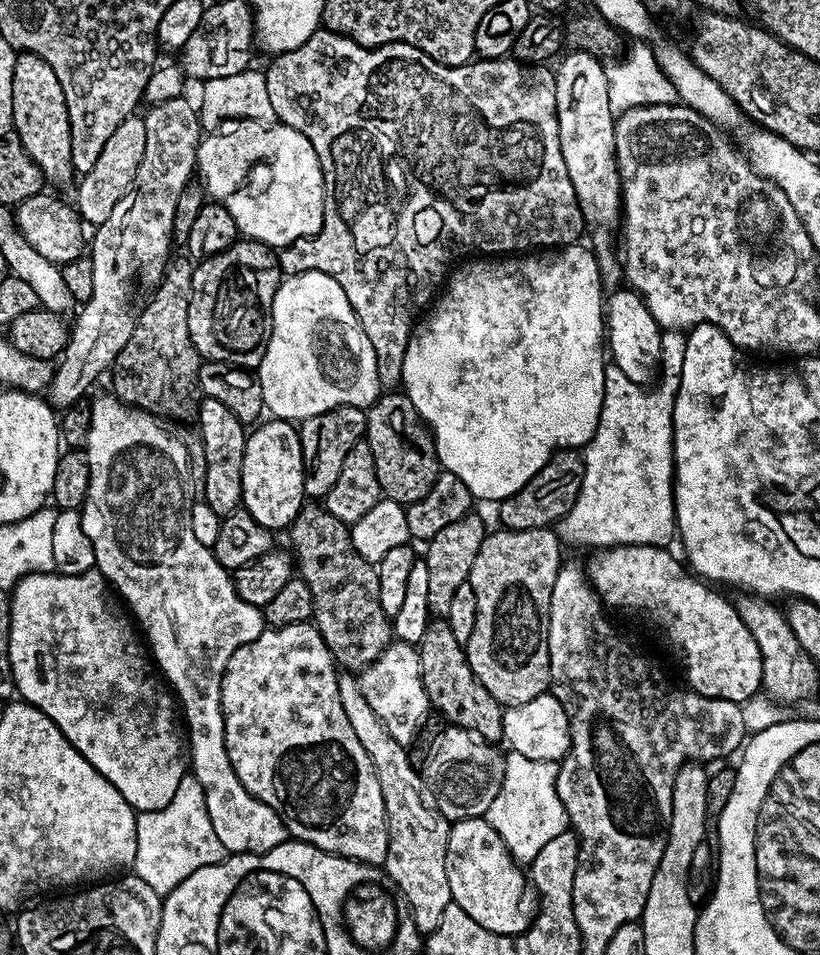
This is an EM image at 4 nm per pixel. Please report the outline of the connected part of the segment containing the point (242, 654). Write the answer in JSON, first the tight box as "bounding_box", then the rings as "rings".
{"bounding_box":[222,623,388,866],"rings":[[[315,623],[266,630],[230,658],[222,678],[224,741],[246,790],[284,819],[289,837],[346,859],[383,866],[388,853],[388,819],[382,786],[370,754],[358,742],[342,708],[338,665]]]}

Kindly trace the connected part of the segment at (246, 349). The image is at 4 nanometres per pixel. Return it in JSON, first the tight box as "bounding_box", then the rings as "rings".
{"bounding_box":[188,238,281,370],"rings":[[[247,238],[237,239],[236,243],[230,245],[225,252],[199,261],[192,270],[188,325],[190,338],[200,357],[205,361],[217,360],[223,364],[234,364],[245,370],[259,369],[272,333],[272,303],[281,279],[277,253],[267,244],[259,244],[258,241]]]}

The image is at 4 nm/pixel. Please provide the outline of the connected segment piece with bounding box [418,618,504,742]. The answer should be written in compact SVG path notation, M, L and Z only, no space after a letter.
M436 618L429 623L422 642L418 645L420 665L422 666L422 682L426 686L428 703L449 725L465 728L471 732L482 734L482 738L493 742L504 740L504 708L478 682L474 670L470 670L470 662L465 645L454 638L454 630L450 630L447 619Z

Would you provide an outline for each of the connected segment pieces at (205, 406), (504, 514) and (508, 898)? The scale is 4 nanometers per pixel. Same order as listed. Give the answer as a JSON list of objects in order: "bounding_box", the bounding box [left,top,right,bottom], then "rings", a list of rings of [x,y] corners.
[{"bounding_box":[198,396,246,518],"rings":[[[204,396],[198,404],[198,421],[200,432],[198,438],[206,454],[206,474],[202,481],[204,487],[203,503],[214,510],[221,518],[237,511],[242,504],[242,458],[246,450],[246,426],[233,412],[226,410],[222,402]]]},{"bounding_box":[499,450,584,532],"rings":[[[557,450],[553,456],[512,496],[499,501],[500,520],[509,532],[530,530],[531,528],[546,528],[555,525],[574,506],[580,493],[582,478],[584,477],[584,458],[576,450]]]},{"bounding_box":[446,816,534,936],"rings":[[[475,816],[469,820],[455,821],[455,823],[449,827],[448,853],[446,854],[446,878],[450,878],[450,894],[452,895],[452,904],[455,905],[455,907],[466,910],[466,914],[470,914],[470,918],[474,918],[474,922],[478,922],[478,926],[482,926],[486,930],[490,930],[499,936],[519,936],[520,933],[527,932],[528,929],[532,927],[534,923],[534,908],[531,908],[528,904],[524,904],[524,895],[526,895],[527,892],[530,892],[530,884],[526,879],[525,869],[523,872],[520,868],[523,867],[521,867],[517,861],[513,860],[511,854],[508,852],[508,848],[502,842],[502,838],[496,833],[494,826],[490,826],[488,824],[487,819]]]}]

